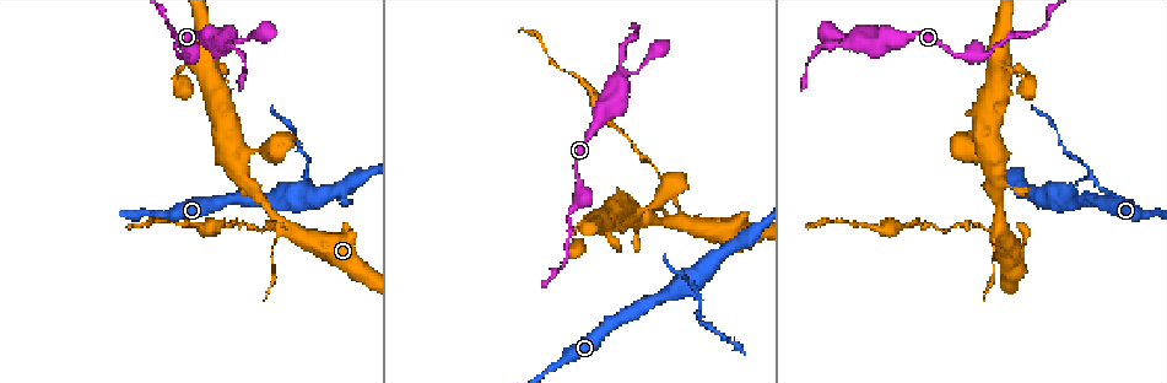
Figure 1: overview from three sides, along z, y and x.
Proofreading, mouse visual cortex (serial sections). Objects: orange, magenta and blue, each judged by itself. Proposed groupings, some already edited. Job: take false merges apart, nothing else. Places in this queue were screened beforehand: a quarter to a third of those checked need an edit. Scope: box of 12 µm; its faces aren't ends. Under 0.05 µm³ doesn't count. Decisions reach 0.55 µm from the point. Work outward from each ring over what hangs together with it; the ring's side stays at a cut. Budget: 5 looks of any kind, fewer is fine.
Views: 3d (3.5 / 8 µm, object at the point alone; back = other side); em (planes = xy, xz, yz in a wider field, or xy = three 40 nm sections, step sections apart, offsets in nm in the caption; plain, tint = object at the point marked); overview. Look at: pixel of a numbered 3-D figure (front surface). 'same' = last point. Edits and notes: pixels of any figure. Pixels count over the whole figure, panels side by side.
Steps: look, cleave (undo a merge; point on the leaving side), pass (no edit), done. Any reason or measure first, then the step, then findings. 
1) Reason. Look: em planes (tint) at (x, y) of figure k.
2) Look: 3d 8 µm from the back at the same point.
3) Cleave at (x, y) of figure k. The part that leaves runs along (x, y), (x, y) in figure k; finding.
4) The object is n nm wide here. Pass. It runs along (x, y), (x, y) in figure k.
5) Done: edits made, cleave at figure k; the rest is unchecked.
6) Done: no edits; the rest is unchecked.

Narrows sharply. Look: 3d 3.5 µm at (279, 225) of figure 1.

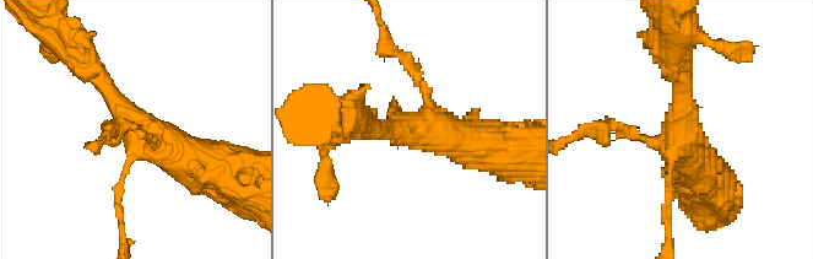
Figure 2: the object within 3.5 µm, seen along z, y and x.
Shape alone is not enough. Look: em xy step 2 (tint) at (412, 129) of figure 2.

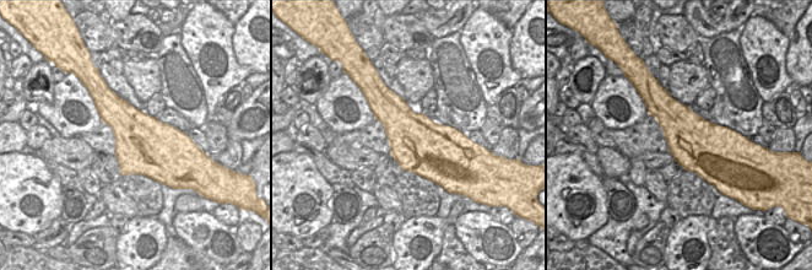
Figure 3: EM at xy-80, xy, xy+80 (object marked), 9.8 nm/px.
Cleave at (396, 53) of figure 2. The part that leaves runs along (422, 85), (388, 47), (380, 26) in figure 2; a second cell is stuck on.

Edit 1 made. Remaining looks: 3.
Look: overview.

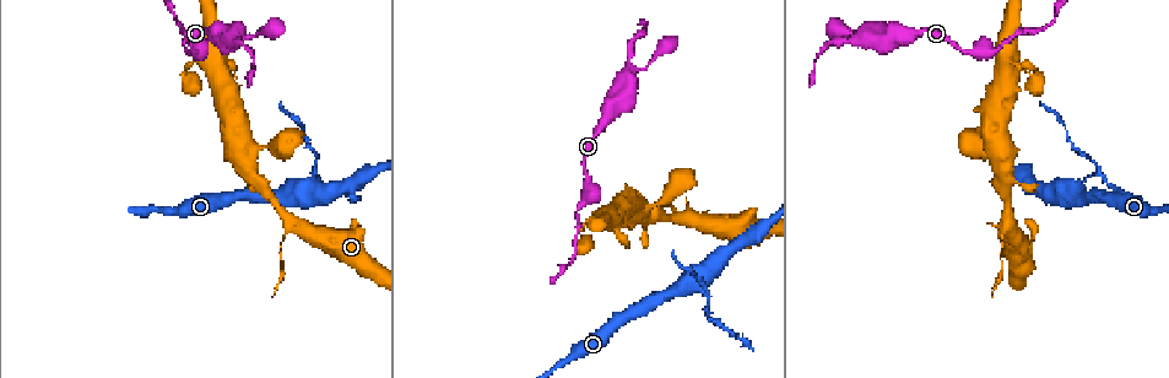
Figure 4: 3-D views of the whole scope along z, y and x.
Two arms in line, one across. Look: 3d 3.5 µm at (860, 41) of figure 4.

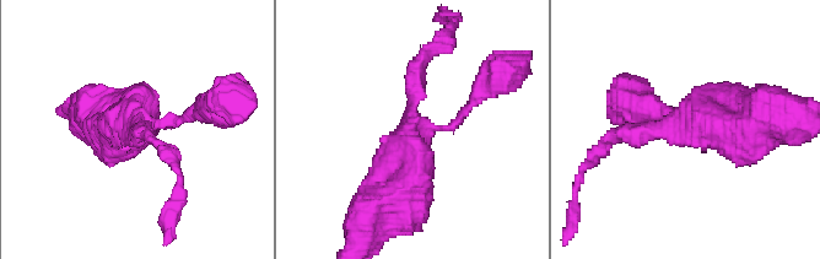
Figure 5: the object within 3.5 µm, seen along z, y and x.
3 arms meet here; the arms are 150, 250, 600 nm wide; shape alone is not enough. Look: em xy step 3 (tint) at (412, 130) of figure 5.

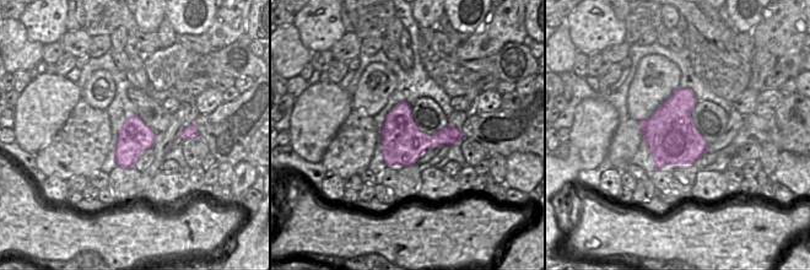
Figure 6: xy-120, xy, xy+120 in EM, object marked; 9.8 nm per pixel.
Pass. It runs along (384, 203), (411, 128), (449, 128), (475, 96) in figure 5; continuous, no second cell.

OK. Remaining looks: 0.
Done: edits made, cleave at figure 2; the rest is unchecked.

